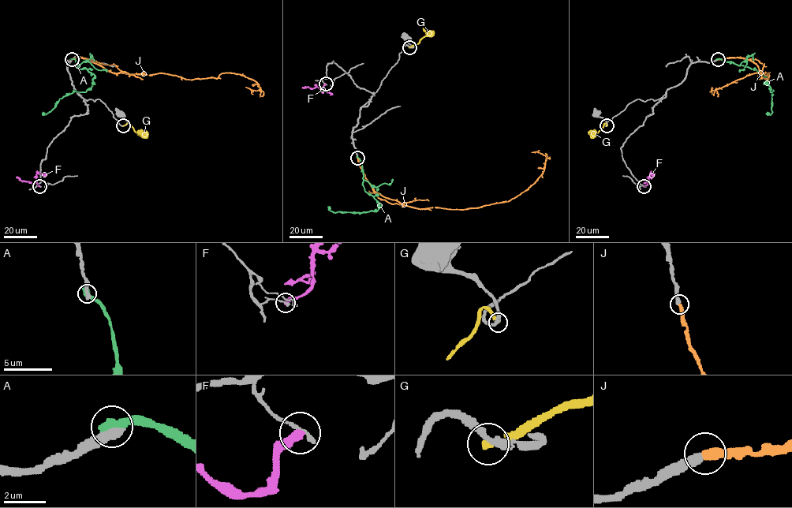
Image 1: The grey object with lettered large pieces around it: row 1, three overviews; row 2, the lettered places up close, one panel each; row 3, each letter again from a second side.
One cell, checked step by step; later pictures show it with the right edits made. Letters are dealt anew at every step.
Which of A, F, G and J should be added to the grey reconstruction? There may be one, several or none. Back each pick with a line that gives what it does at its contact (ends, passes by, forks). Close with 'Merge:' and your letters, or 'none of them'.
J: it ends there
Merge: J

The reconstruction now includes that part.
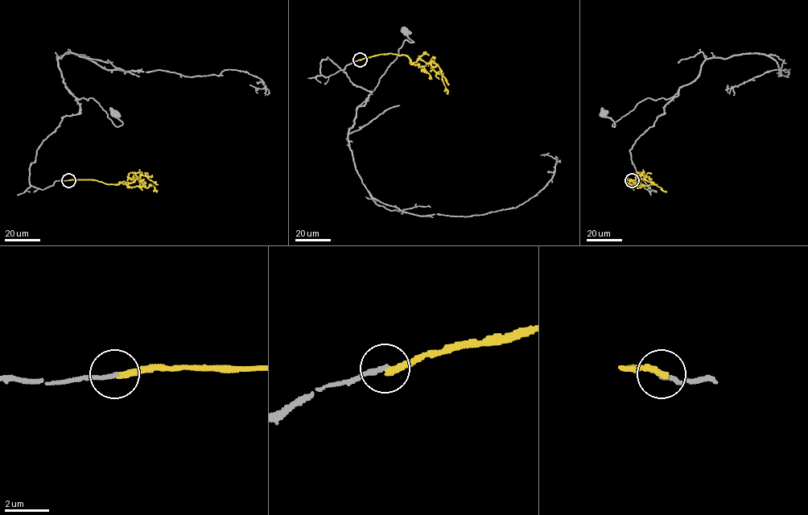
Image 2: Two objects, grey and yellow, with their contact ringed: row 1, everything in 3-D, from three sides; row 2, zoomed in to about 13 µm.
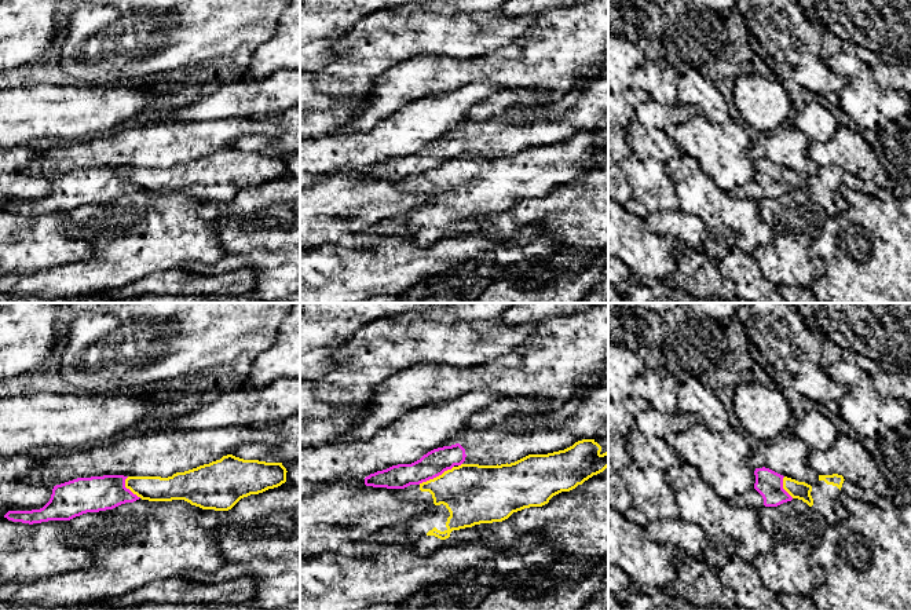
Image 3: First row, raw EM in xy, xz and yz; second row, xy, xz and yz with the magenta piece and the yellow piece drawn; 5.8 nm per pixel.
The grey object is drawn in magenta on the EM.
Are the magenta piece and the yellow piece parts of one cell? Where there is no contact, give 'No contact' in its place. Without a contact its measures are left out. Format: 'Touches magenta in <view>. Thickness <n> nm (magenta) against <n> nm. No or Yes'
Touches magenta in xz. Thickness 150 nm (magenta) against 340 nm. No

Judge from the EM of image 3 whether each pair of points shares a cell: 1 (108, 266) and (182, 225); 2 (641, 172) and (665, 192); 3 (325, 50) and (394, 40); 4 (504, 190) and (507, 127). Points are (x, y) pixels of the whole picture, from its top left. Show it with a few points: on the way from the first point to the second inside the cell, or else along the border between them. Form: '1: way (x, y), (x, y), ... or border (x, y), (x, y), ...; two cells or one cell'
1: way (125, 251), (153, 232), (164, 232); one cell
2: way (647, 178), (659, 190); one cell
3: border (344, 35), (335, 44), (333, 59), (314, 70); two cells
4: border (507, 153), (497, 156); two cells

